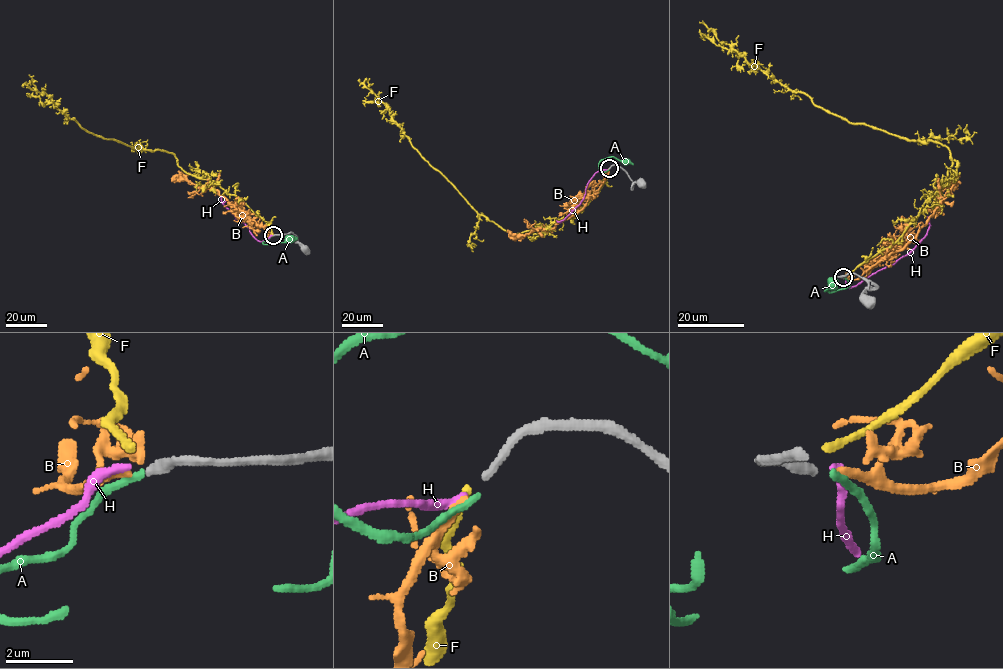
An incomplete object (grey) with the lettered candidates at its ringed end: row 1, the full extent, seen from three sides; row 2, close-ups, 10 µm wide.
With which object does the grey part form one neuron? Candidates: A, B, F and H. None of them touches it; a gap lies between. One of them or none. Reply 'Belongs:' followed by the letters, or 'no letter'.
Belongs: B

